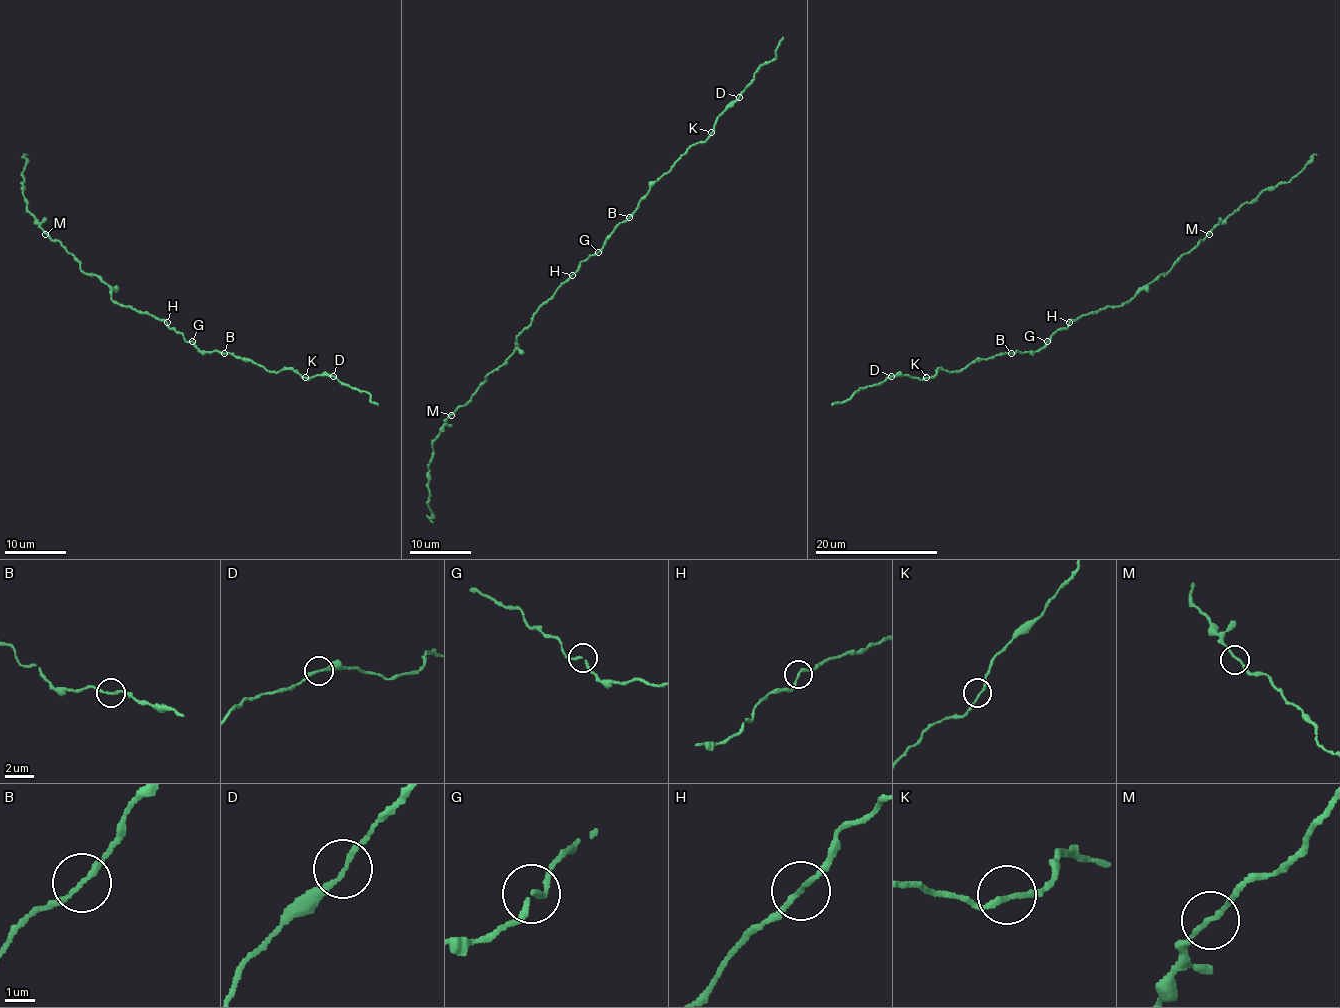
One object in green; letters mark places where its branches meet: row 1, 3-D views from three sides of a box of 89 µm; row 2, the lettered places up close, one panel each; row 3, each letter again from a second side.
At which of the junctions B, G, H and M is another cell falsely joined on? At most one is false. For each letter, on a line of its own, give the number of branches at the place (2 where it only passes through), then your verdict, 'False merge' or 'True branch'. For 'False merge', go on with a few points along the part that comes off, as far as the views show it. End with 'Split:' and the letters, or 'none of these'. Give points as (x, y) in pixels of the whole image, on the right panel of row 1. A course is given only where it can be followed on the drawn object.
B: Branches: 2. True branch
G: Branches: 2. True branch
H: Branches: 2. True branch
M: Branches: 2. True branch
Split: none of these

